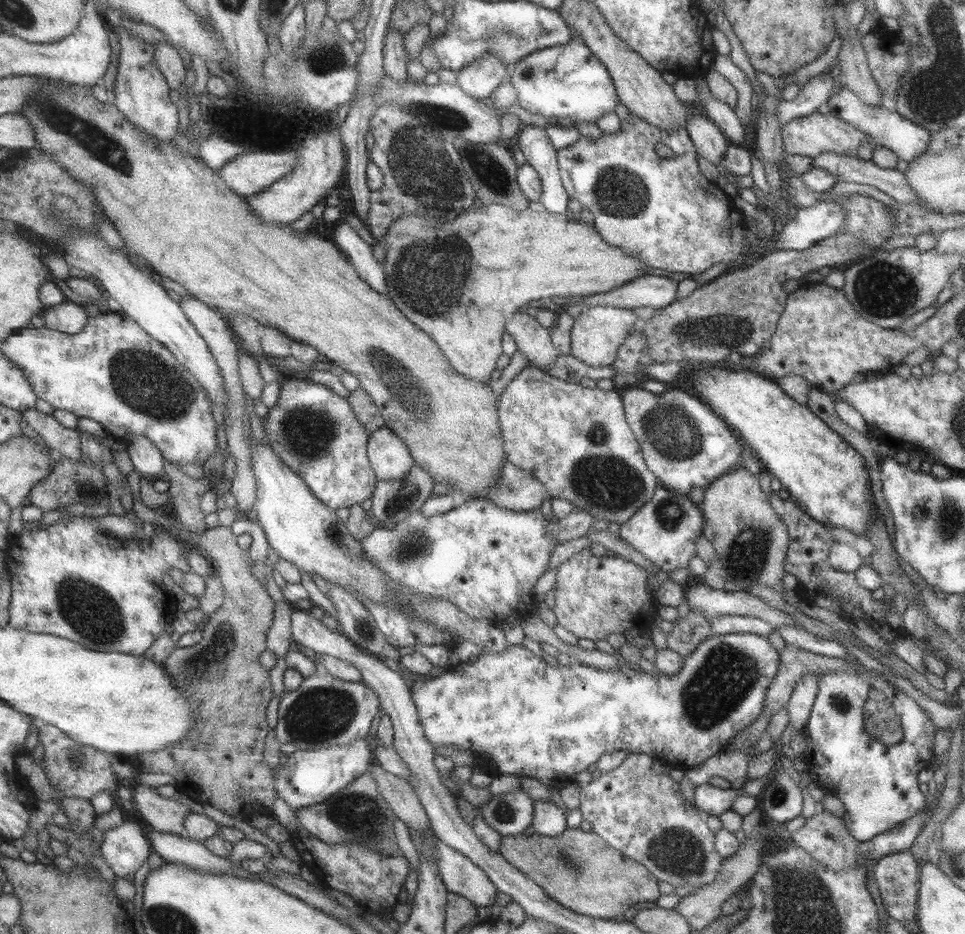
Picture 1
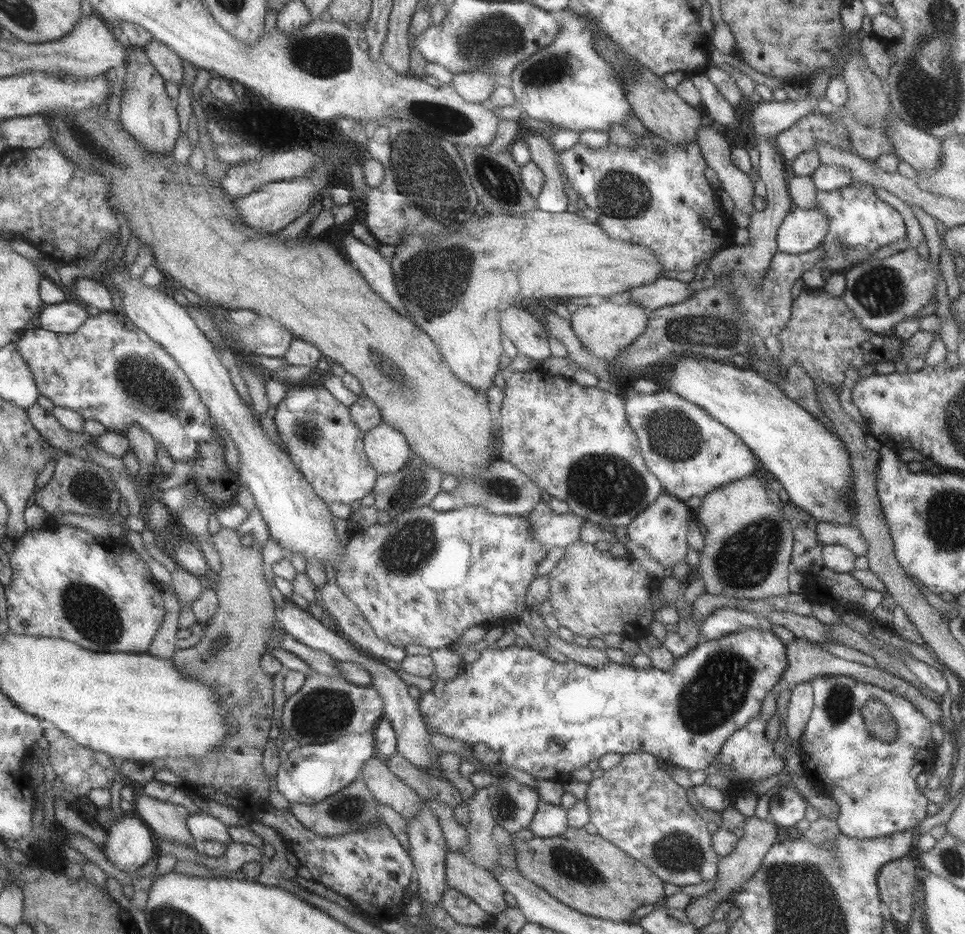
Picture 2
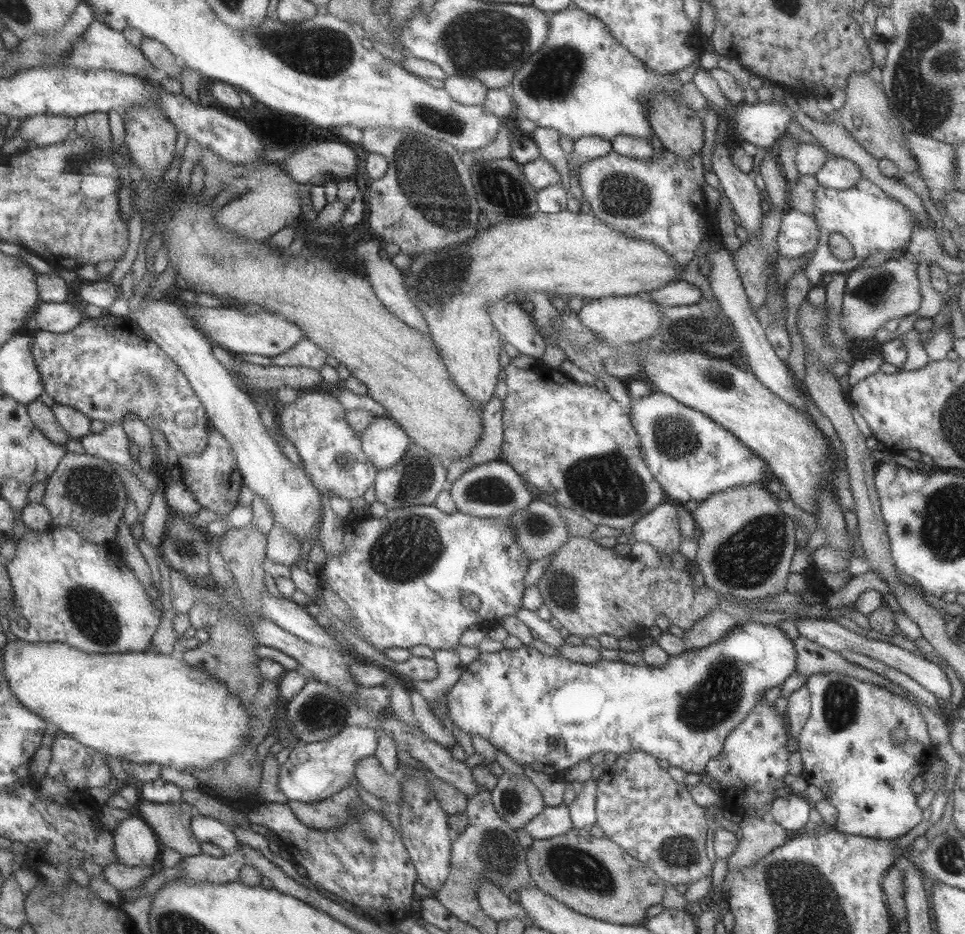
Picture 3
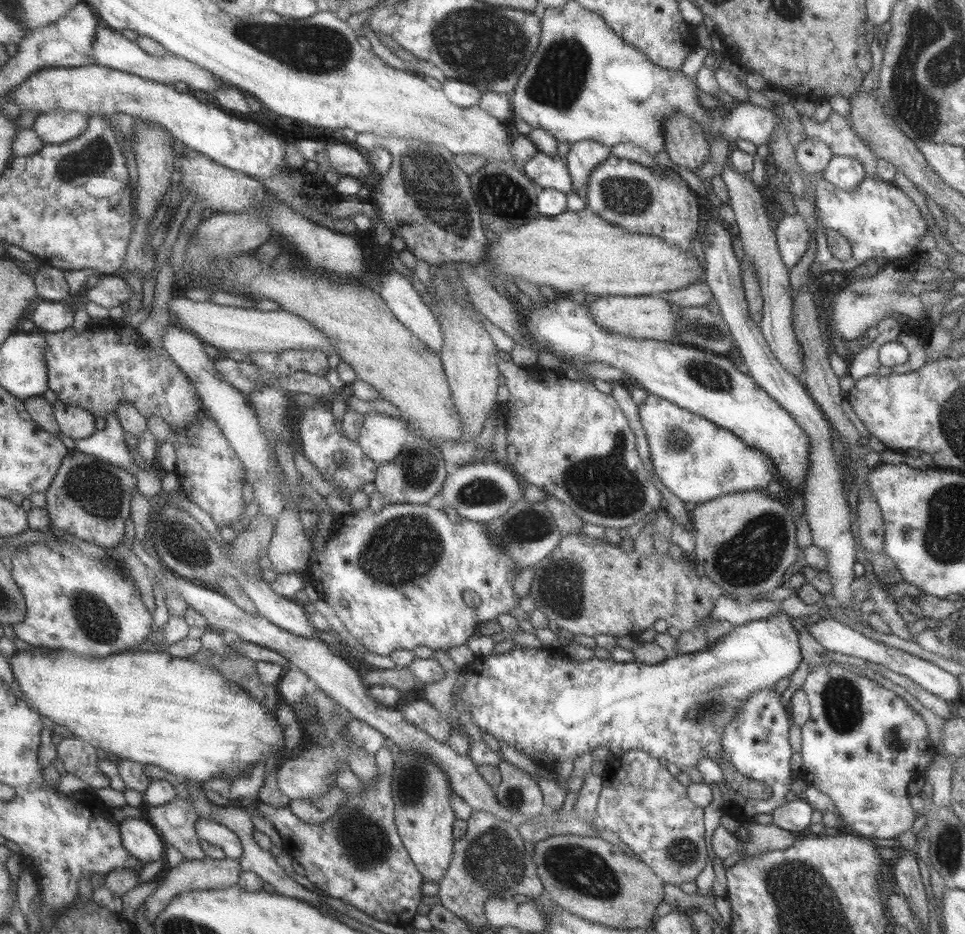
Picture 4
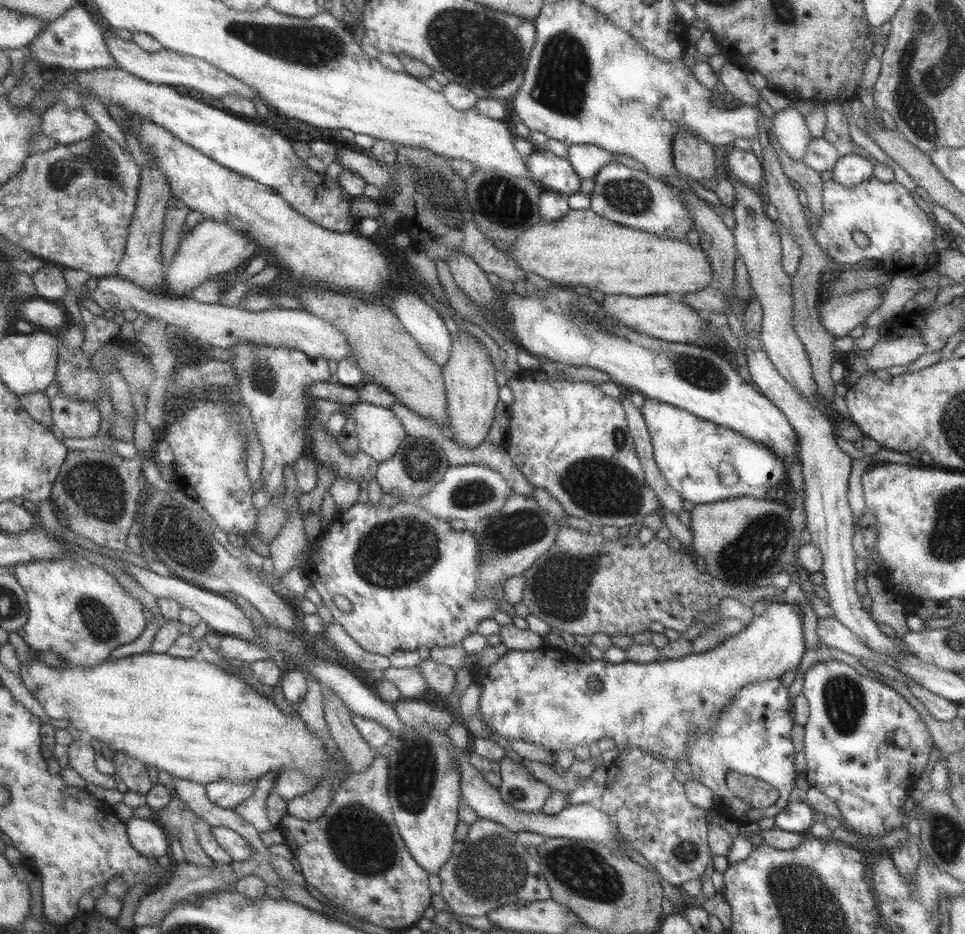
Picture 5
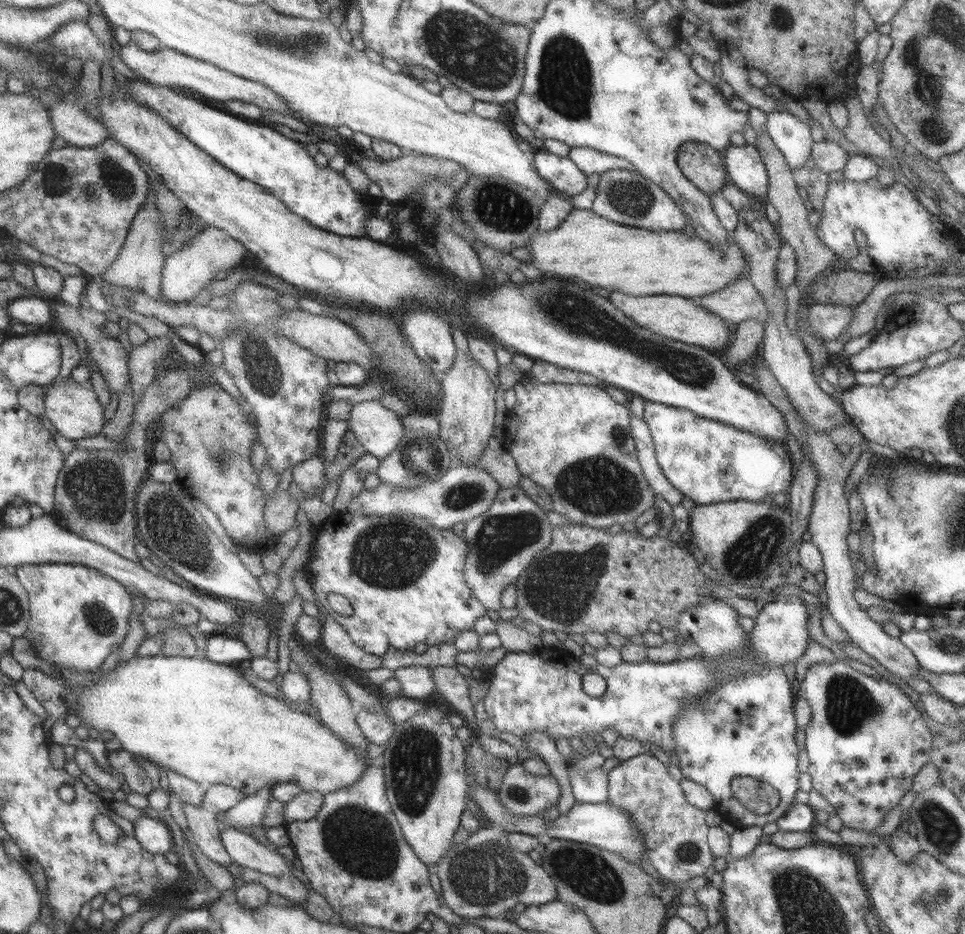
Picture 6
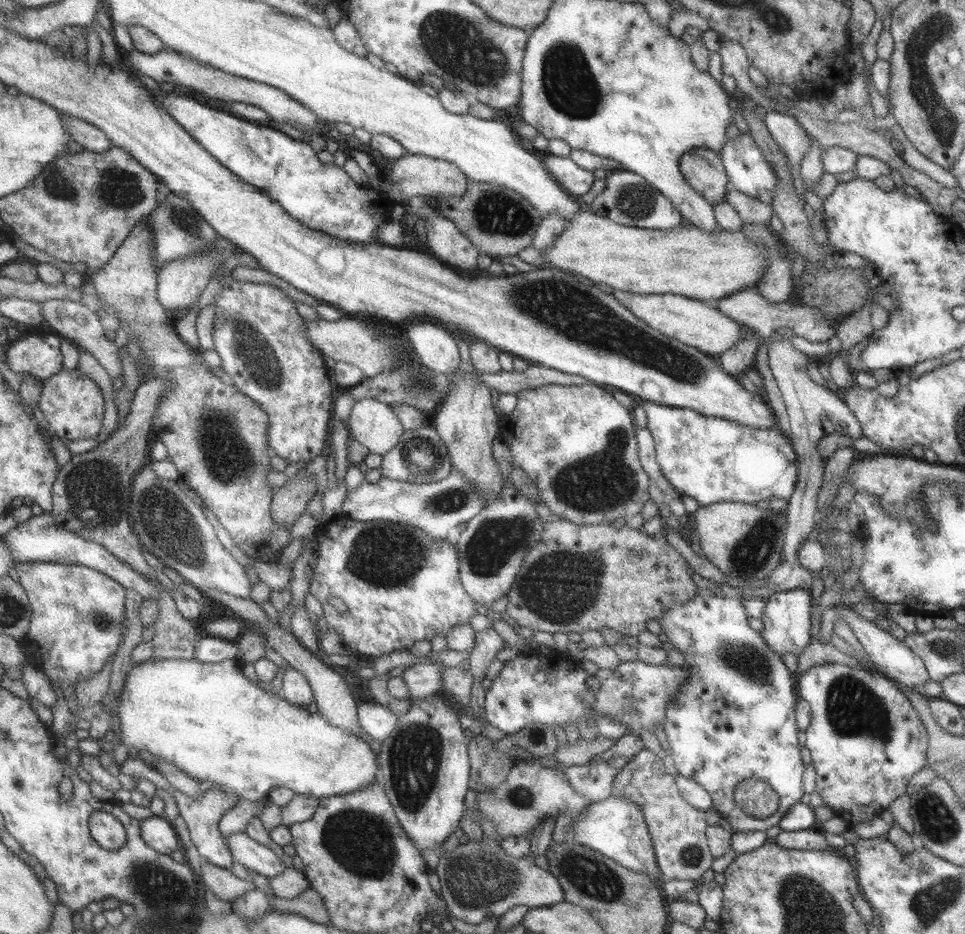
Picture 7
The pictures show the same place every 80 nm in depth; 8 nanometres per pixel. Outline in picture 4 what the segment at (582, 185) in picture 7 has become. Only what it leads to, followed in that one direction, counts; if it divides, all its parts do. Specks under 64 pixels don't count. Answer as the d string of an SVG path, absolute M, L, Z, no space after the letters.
M536 151L530 159L519 165L526 177L542 189L550 188L568 194L570 176L564 159L559 156L547 156Z

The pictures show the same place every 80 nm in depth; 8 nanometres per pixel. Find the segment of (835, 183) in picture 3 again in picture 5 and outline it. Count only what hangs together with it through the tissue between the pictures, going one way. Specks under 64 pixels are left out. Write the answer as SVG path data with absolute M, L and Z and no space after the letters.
M839 155L835 164L830 168L832 180L841 186L853 187L872 176L873 162L860 155Z

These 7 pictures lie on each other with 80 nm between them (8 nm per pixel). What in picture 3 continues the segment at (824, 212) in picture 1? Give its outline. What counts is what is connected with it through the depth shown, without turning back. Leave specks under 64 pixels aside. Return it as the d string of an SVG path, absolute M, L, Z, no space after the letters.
M789 208L781 216L775 250L783 258L799 258L805 253L815 251L819 236L820 231L817 230L812 214L803 214Z

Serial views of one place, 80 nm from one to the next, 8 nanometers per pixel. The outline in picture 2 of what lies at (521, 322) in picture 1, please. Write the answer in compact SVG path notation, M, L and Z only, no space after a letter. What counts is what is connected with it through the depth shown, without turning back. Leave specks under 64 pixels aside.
M513 306L500 312L499 320L503 337L512 342L518 354L542 364L549 360L551 357L548 346L550 334L541 320L521 307Z

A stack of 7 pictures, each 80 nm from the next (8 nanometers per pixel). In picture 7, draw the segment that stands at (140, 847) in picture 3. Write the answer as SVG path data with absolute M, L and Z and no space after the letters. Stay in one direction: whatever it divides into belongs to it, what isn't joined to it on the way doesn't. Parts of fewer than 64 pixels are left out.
M152 815L140 820L138 835L145 844L159 854L168 855L170 852L181 849L179 836L175 833L172 824L162 817Z

